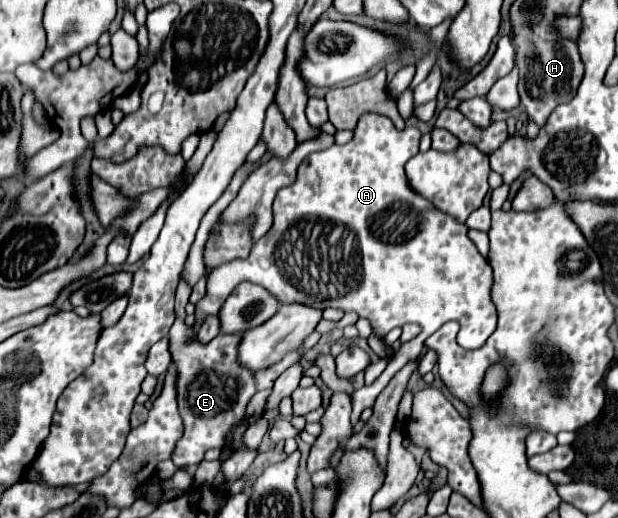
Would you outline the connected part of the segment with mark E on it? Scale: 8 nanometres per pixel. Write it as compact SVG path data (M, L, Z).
M180 281L178 291L176 291L176 309L174 309L176 321L168 335L172 361L178 369L176 399L178 399L178 411L180 411L182 423L184 423L184 433L178 439L178 443L172 451L172 457L170 457L178 469L198 465L204 459L204 453L208 449L216 449L216 447L222 449L230 431L242 421L242 417L246 413L246 405L252 399L252 395L262 389L272 389L272 385L280 377L280 373L286 367L290 367L294 361L298 361L321 338L321 334L315 331L304 339L302 351L286 353L286 357L282 361L270 365L270 369L250 371L250 369L242 367L238 361L238 345L242 341L242 333L234 333L234 335L220 333L214 341L210 341L206 345L202 345L198 339L192 337L192 327L188 327L184 323L184 317L186 317L184 307L188 303L190 291L192 289L184 281Z

